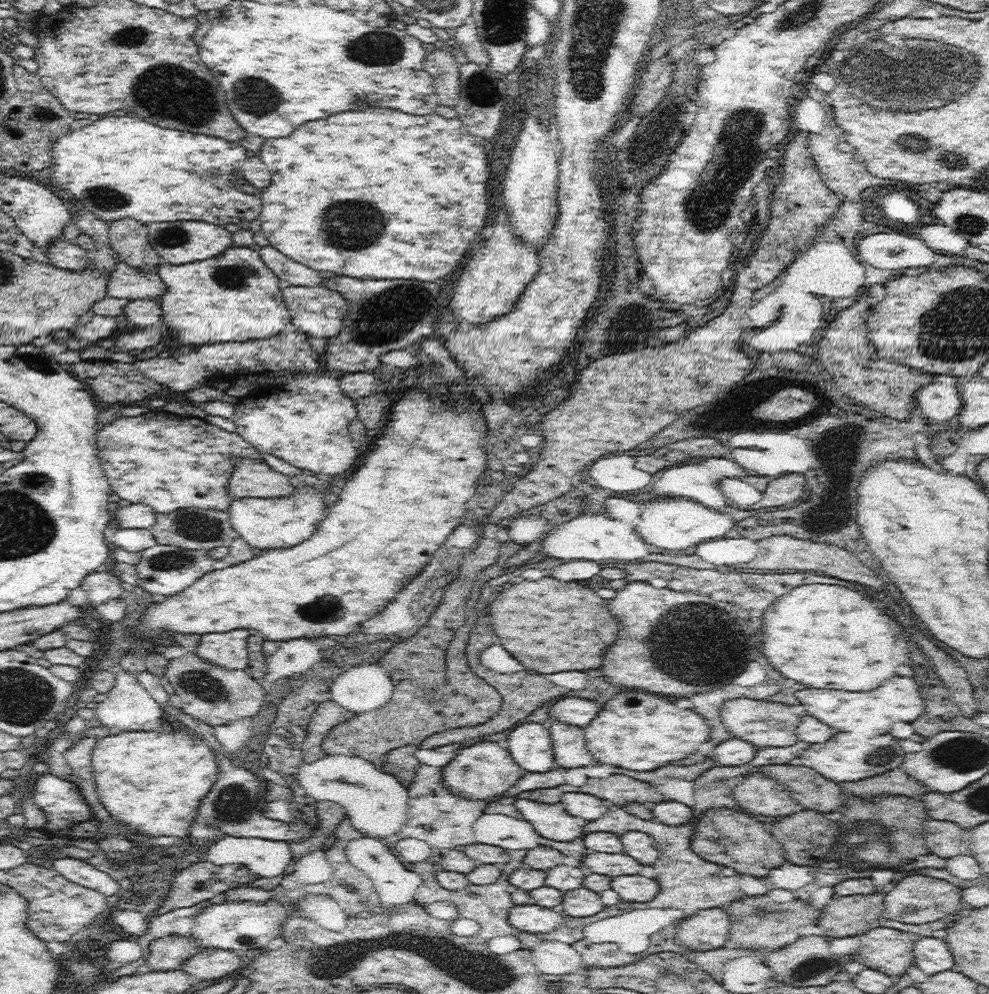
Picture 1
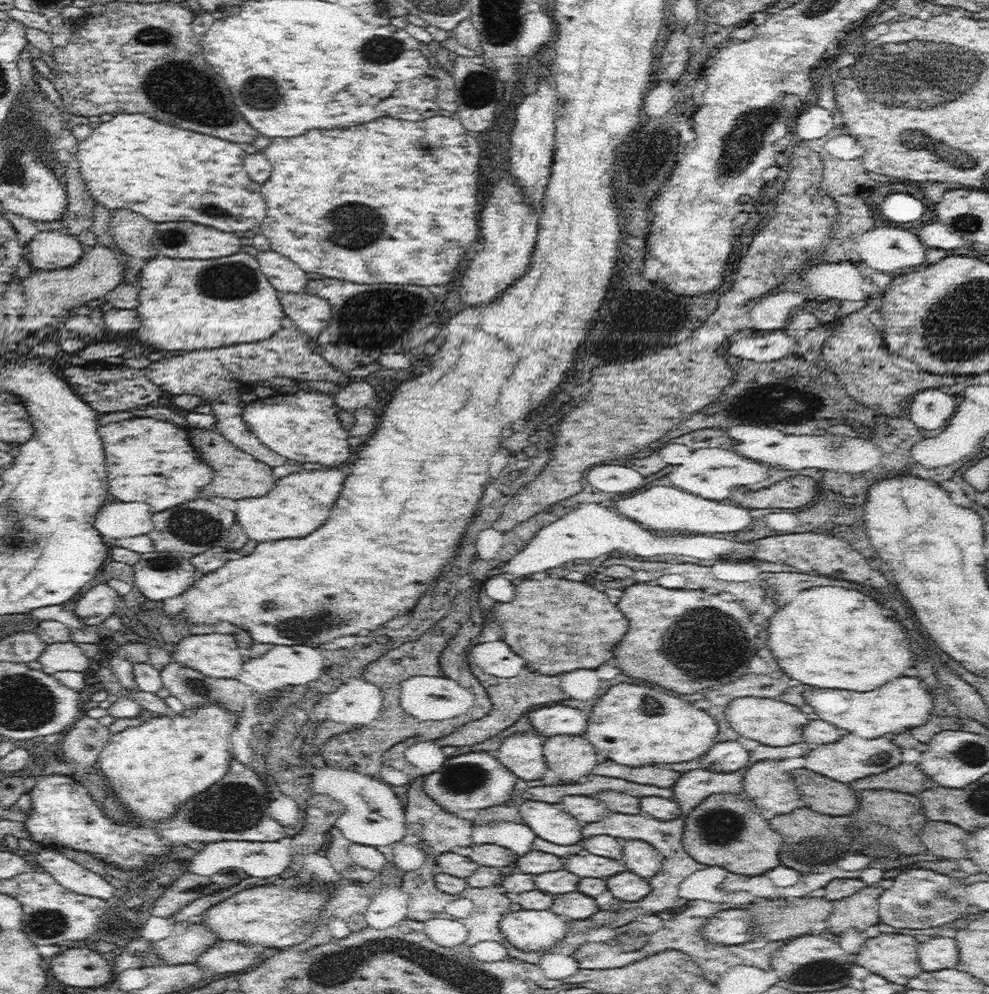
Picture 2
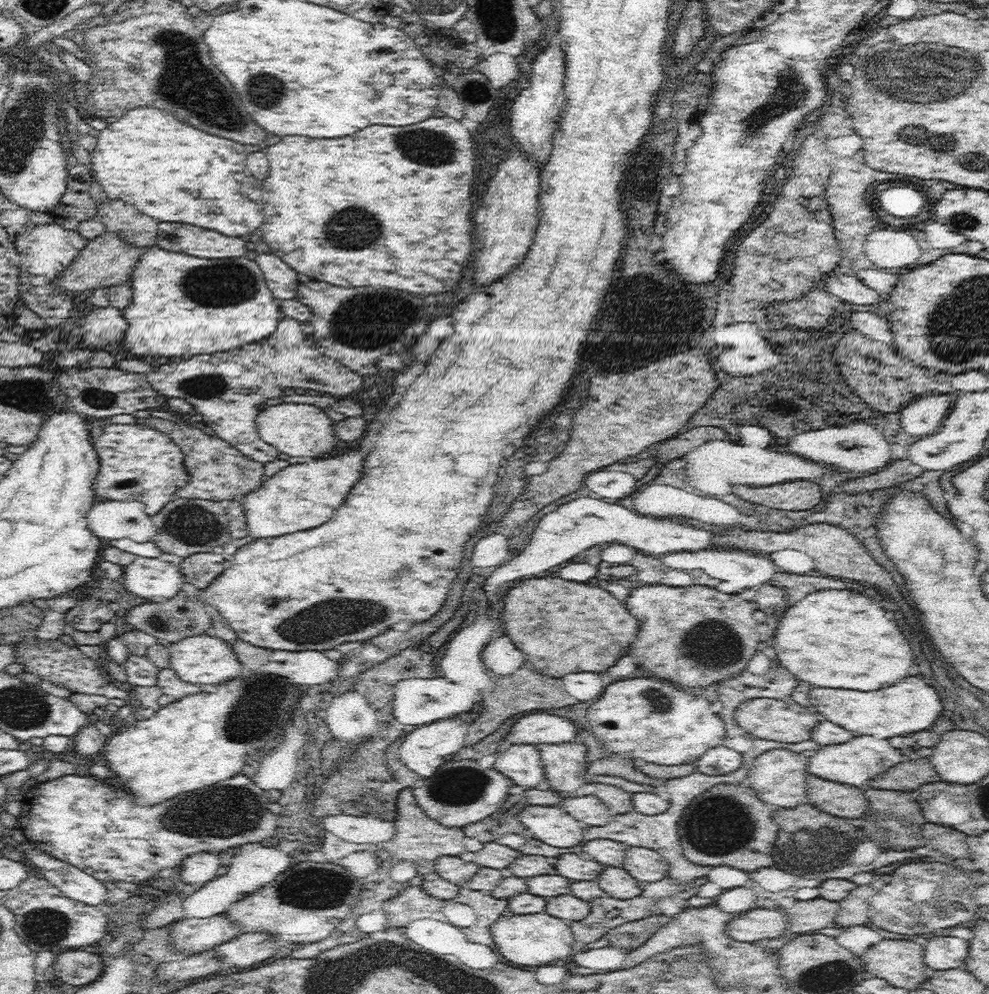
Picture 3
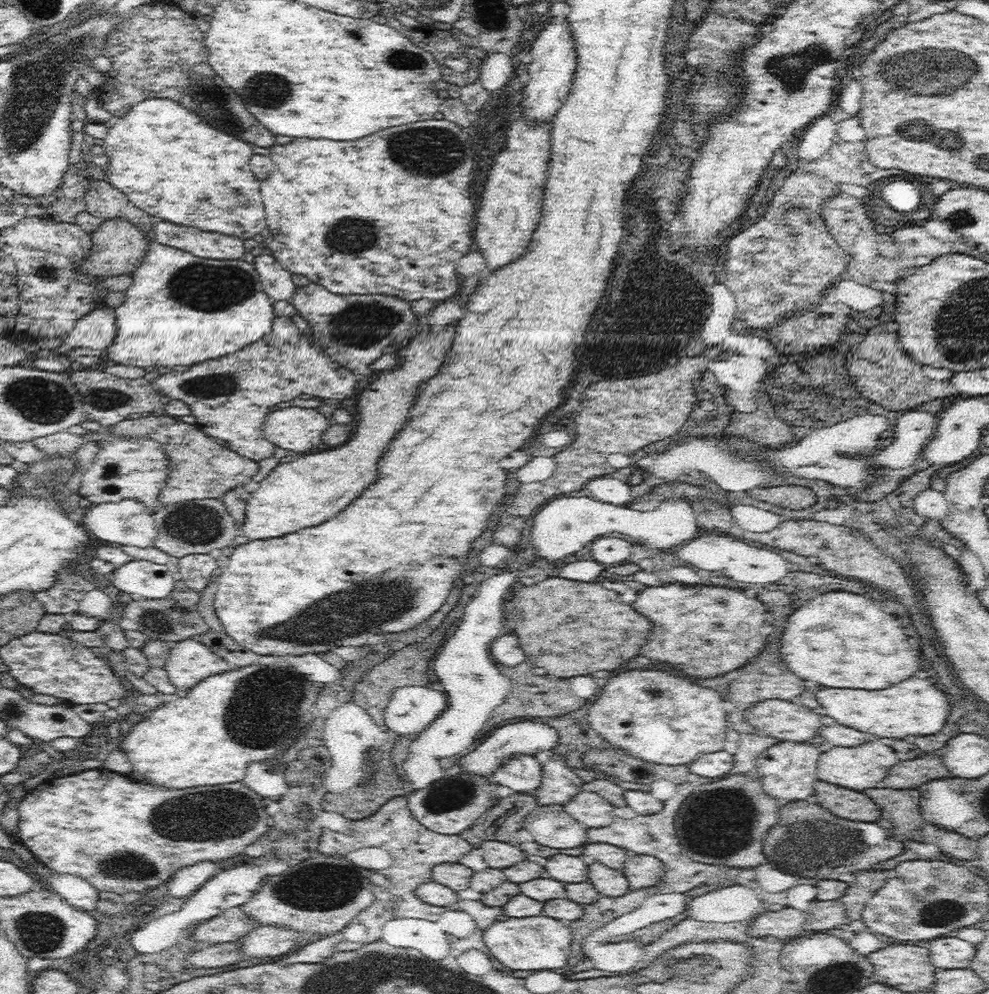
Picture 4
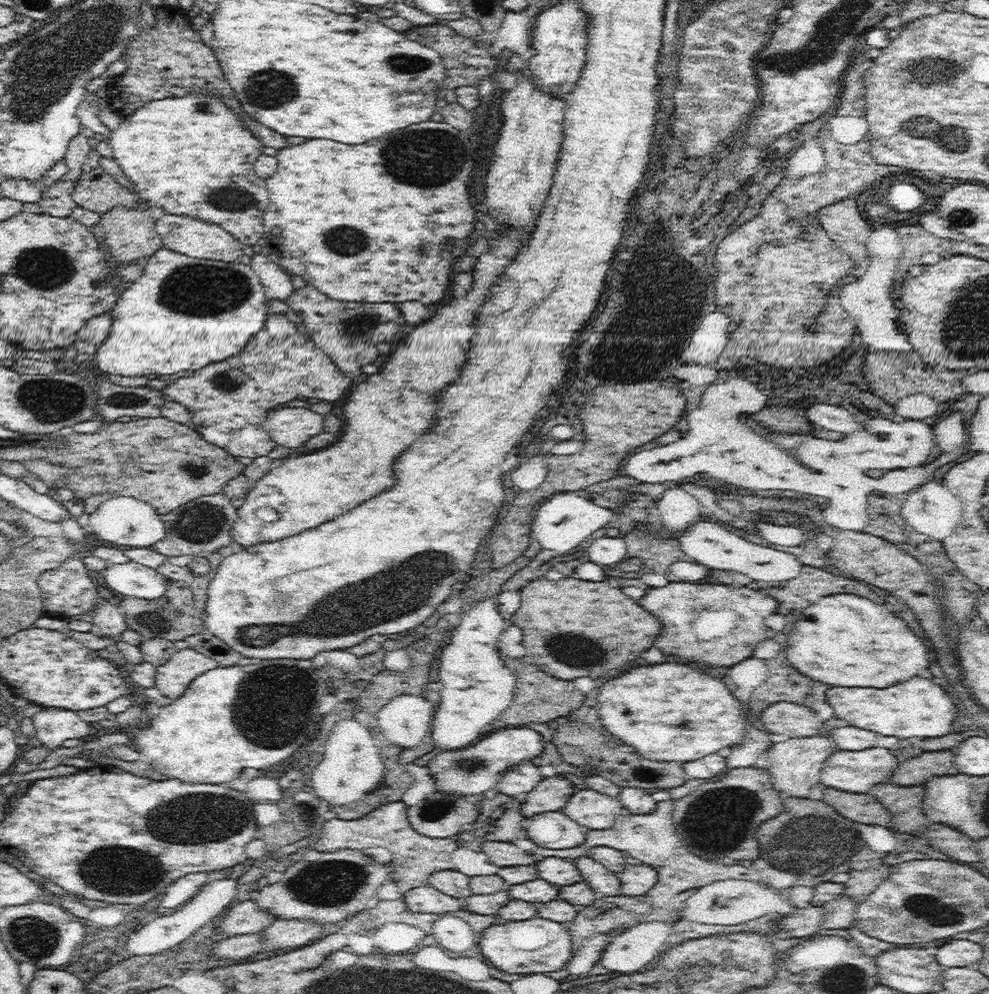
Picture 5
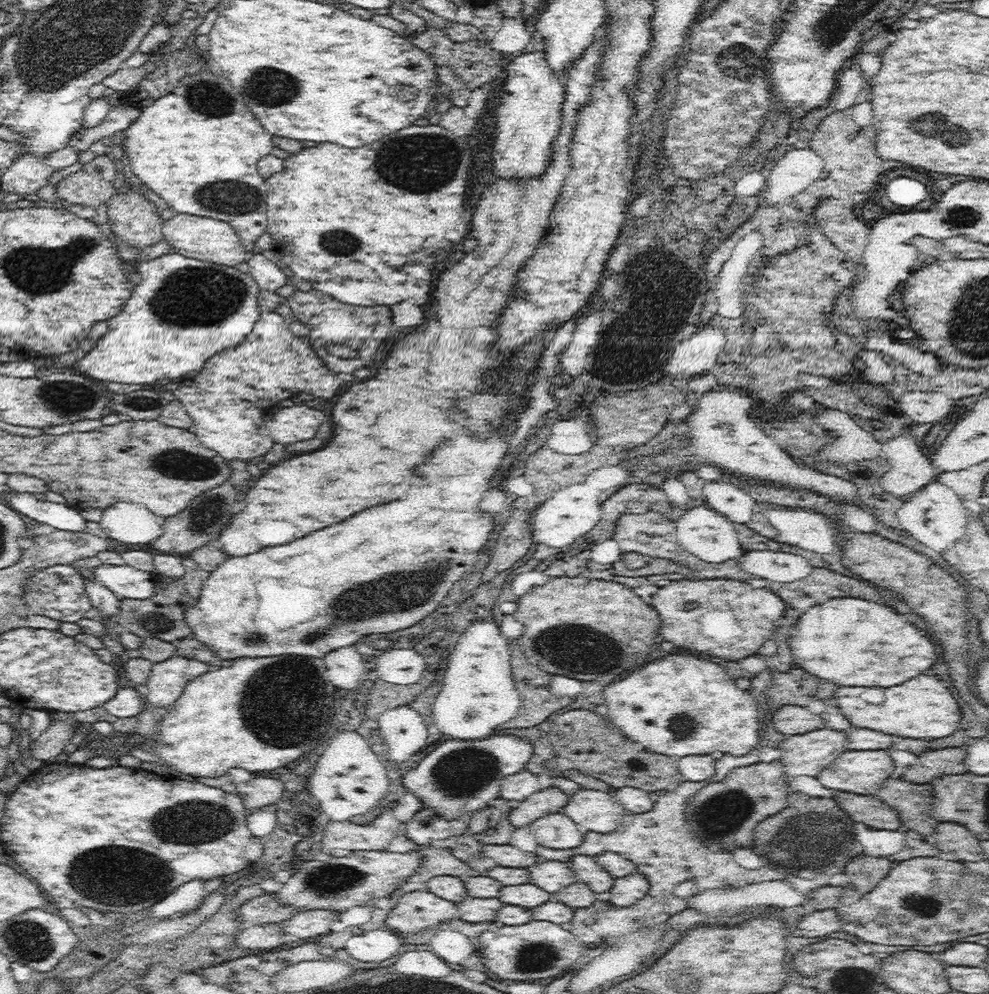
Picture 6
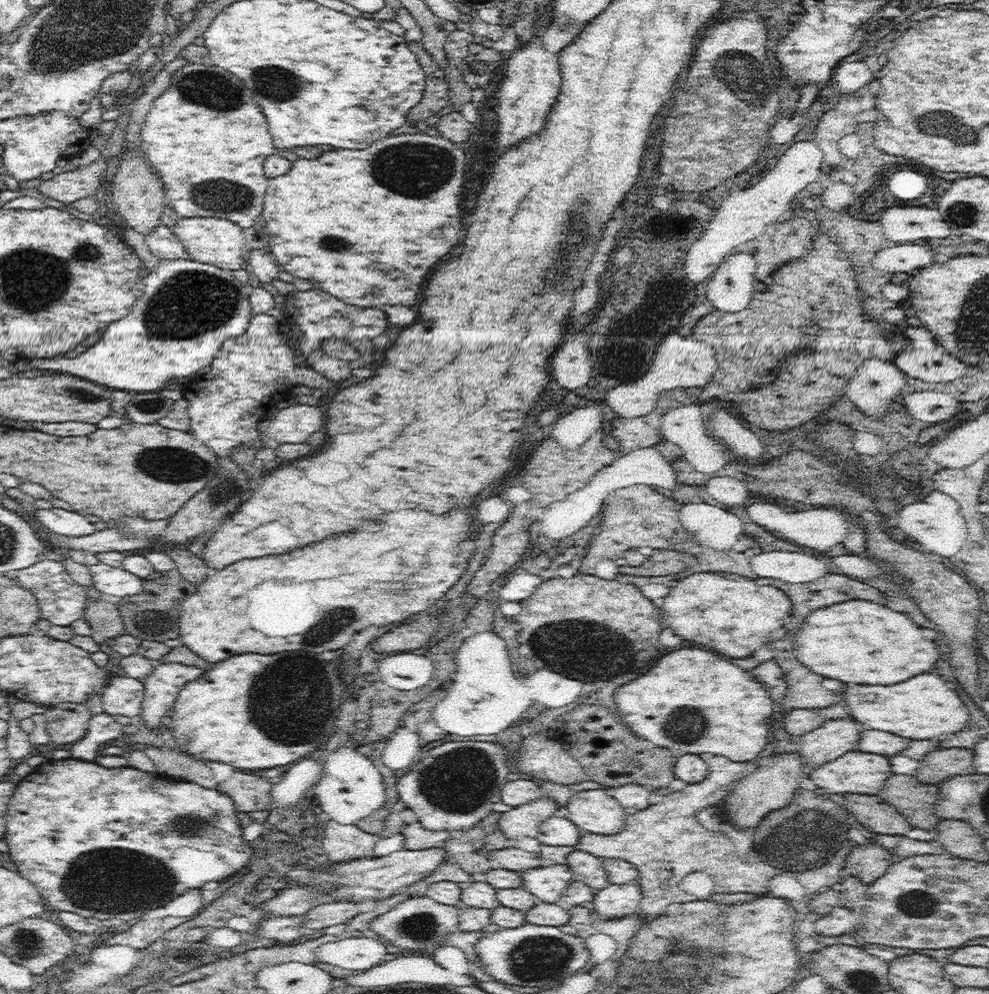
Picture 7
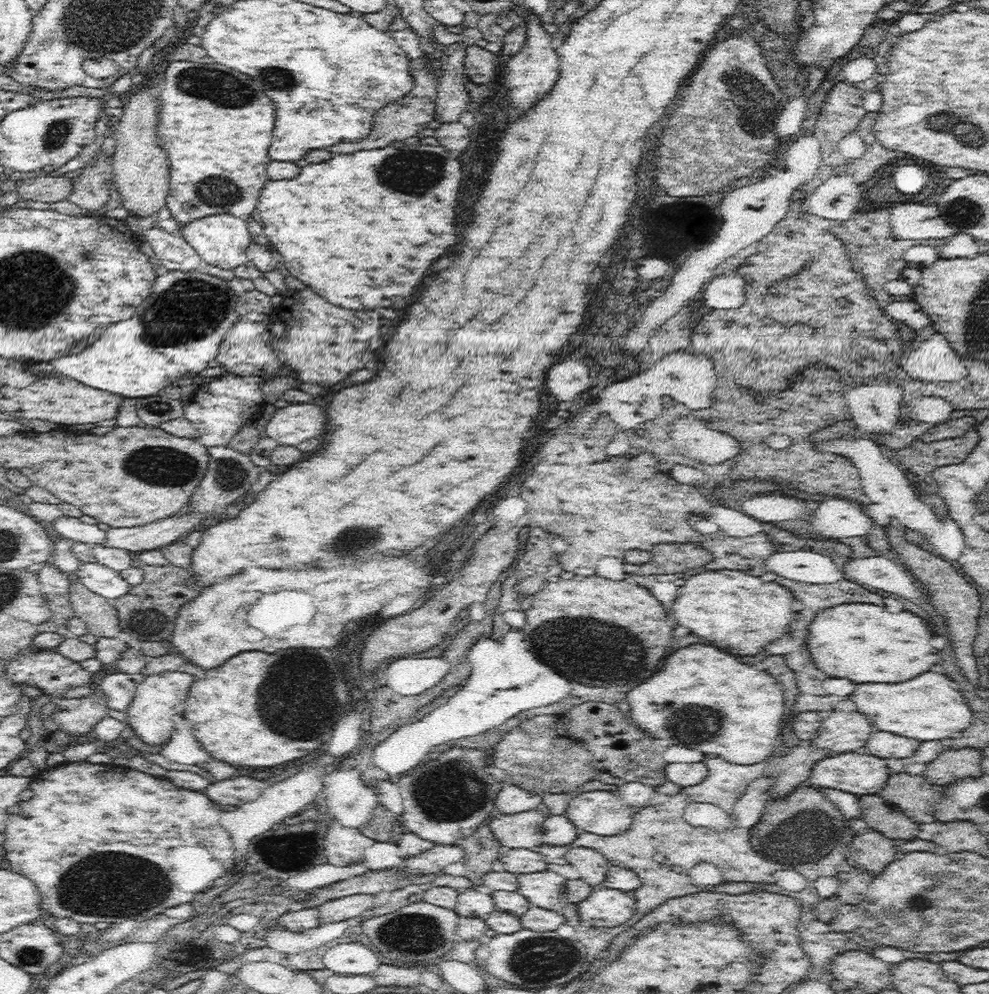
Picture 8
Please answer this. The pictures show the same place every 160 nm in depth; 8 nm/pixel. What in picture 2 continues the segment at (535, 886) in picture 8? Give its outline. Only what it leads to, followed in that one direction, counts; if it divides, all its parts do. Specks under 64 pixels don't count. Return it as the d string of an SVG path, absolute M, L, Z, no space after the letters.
M589 853L586 856L573 855L563 858L565 869L576 874L580 878L607 878L614 876L620 872L625 872L627 869L618 859L606 858Z

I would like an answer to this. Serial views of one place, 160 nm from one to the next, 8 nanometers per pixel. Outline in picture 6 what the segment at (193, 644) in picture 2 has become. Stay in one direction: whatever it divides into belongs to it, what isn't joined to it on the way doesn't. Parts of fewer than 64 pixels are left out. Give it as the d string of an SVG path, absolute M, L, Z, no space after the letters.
M174 656L168 660L154 663L152 666L152 672L150 673L146 683L149 690L145 697L146 703L164 709L170 708L173 702L176 702L176 700L180 698L180 695L184 692L186 684L191 680L194 680L197 676L208 672L209 669L210 666L204 662L179 656Z

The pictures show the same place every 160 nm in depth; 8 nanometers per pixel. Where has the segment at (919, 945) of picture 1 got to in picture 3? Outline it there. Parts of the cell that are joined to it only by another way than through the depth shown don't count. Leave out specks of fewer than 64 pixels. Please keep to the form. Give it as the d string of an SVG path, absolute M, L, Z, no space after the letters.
M932 935L925 944L924 961L931 971L964 968L968 940Z

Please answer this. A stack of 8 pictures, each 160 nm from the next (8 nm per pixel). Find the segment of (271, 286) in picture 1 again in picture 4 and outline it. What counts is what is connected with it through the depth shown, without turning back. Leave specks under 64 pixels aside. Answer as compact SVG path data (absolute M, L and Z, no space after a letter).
M150 238L146 256L142 259L140 266L131 275L133 276L133 283L125 290L124 302L115 309L116 336L114 343L108 350L104 351L103 356L117 365L140 367L146 370L153 370L159 366L168 368L175 366L196 366L196 364L200 364L200 362L205 362L206 360L214 360L214 358L220 358L226 356L226 354L233 354L237 350L245 348L248 344L257 342L257 340L260 340L267 332L272 330L272 324L276 317L272 308L272 301L268 293L264 291L262 281L253 263L242 260L204 259L196 257L188 251L160 244Z

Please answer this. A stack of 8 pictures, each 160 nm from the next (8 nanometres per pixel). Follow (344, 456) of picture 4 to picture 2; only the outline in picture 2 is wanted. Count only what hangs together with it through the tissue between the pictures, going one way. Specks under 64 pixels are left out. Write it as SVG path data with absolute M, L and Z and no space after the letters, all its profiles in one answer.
M332 468L332 472L321 469L316 472L296 472L290 476L284 474L275 480L272 490L265 496L242 498L236 502L235 518L248 538L258 543L282 538L304 538L320 528L330 516L330 508L342 492L344 478L346 474L336 468Z

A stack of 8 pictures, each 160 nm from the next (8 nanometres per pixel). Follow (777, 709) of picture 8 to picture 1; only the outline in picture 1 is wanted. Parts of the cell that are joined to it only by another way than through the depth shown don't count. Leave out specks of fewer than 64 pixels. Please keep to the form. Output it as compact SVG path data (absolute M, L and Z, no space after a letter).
M622 692L606 700L596 718L583 728L588 752L601 764L636 772L654 770L686 758L710 740L710 727L702 716L692 710L680 710L670 700L646 692Z

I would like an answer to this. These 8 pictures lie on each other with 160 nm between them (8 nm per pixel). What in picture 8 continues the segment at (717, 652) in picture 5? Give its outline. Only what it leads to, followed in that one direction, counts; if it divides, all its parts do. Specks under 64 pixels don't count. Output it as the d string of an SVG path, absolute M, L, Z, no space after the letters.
M699 570L684 582L672 606L678 624L688 626L696 636L736 656L754 656L786 632L792 620L792 602L796 598L784 586L762 582L738 570Z

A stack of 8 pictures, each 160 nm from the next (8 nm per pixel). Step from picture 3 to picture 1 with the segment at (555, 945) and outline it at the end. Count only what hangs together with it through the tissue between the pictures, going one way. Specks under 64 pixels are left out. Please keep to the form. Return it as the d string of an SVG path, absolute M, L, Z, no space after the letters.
M538 904L514 906L509 909L508 923L515 929L527 933L544 934L550 932L563 921L560 909L548 909Z

